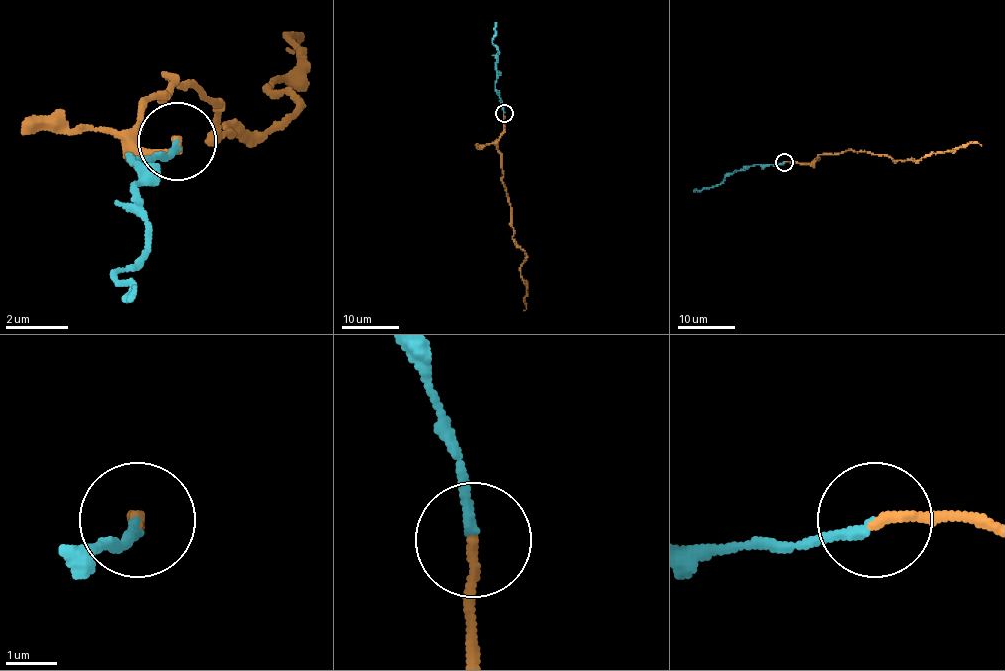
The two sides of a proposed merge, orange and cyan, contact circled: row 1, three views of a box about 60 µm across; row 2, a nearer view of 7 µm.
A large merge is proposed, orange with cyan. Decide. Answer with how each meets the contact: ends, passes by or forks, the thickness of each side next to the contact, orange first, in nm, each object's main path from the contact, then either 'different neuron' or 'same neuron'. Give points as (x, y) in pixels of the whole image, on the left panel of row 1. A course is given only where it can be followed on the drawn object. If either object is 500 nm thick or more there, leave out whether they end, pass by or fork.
orange ends | cyan ends | 200/180 nm | orange via (175, 139), (136, 139), (167, 77), (222, 131), (276, 131), (300, 108), (269, 85), (284, 46) | cyan via (175, 139), (167, 155), (129, 155), (144, 225), (144, 256), (113, 279), (136, 295) | different neuron

